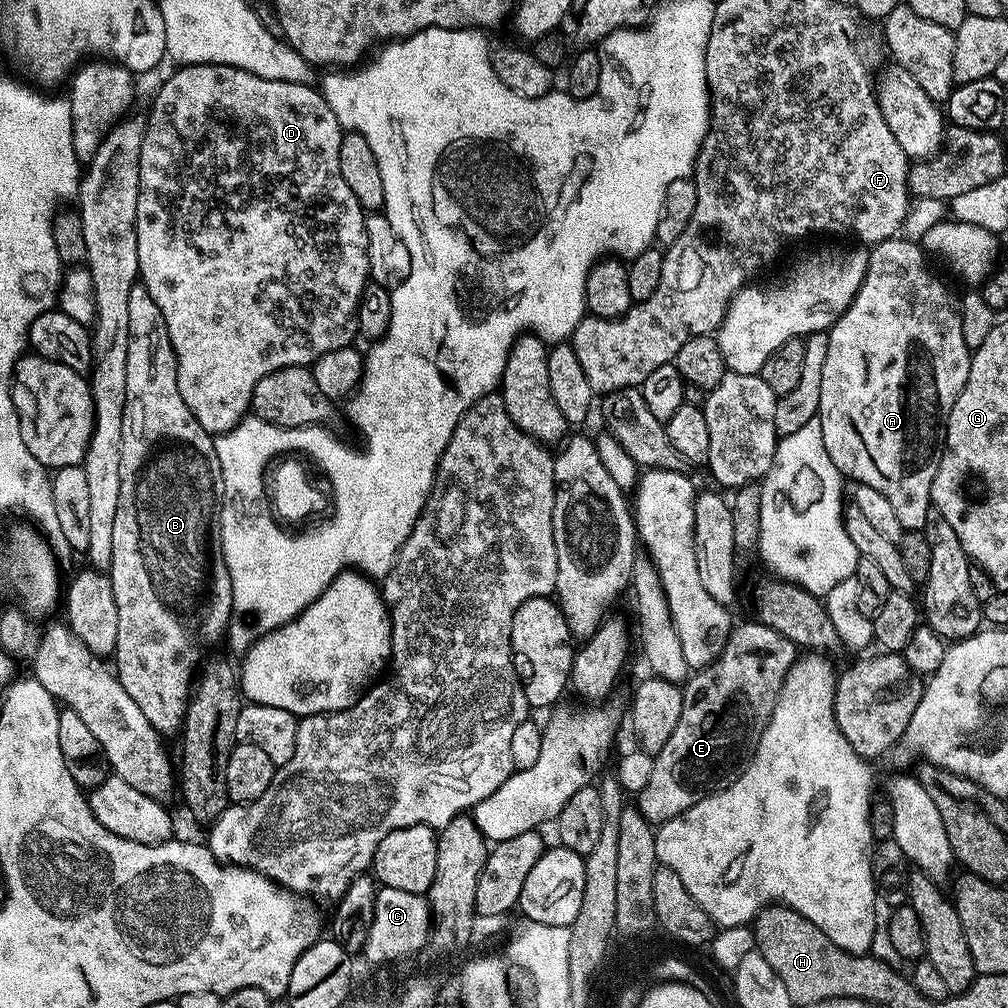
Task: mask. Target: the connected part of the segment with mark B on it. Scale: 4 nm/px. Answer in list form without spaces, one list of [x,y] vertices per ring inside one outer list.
[[[139,282],[130,290],[130,354],[126,354],[126,404],[125,414],[122,418],[121,470],[122,491],[118,497],[118,515],[114,518],[114,554],[110,569],[114,601],[117,602],[118,608],[114,673],[122,686],[126,688],[126,694],[130,694],[130,698],[134,698],[134,702],[138,702],[142,714],[146,714],[148,720],[180,722],[184,719],[184,711],[188,709],[190,689],[194,683],[194,677],[201,667],[202,657],[205,655],[203,652],[211,644],[225,639],[232,616],[232,583],[230,574],[226,570],[226,562],[218,535],[218,509],[222,503],[224,483],[213,433],[202,430],[202,426],[198,426],[198,418],[194,418],[194,414],[190,414],[190,406],[186,406],[186,402],[182,402],[182,394],[178,390],[176,355],[174,346],[170,342],[170,334],[166,330],[166,318],[162,318],[162,310],[158,310],[154,298],[150,298],[150,290],[146,290],[146,286]]]

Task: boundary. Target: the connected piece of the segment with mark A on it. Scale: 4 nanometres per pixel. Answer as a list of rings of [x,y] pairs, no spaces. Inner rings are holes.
[[[903,238],[883,240],[881,244],[875,245],[868,252],[868,269],[858,294],[852,299],[851,306],[827,331],[826,366],[822,366],[822,394],[818,413],[822,426],[822,442],[826,442],[826,454],[830,454],[834,466],[838,466],[840,473],[849,481],[874,486],[878,494],[884,495],[890,502],[890,506],[894,506],[894,511],[898,514],[898,522],[902,522],[905,530],[923,529],[930,519],[932,483],[934,474],[938,474],[940,459],[944,453],[944,435],[948,425],[948,415],[962,386],[966,386],[966,378],[970,374],[972,361],[970,350],[966,346],[966,338],[962,338],[962,322],[957,305],[954,300],[952,304],[952,296],[948,293],[947,286],[928,269],[927,259],[929,260],[929,257],[919,243]]]

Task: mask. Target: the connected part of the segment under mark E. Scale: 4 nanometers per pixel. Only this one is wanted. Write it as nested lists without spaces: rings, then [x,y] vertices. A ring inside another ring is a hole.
[[[759,622],[737,623],[728,635],[720,657],[713,664],[708,664],[689,675],[682,688],[682,718],[678,718],[678,726],[674,726],[674,734],[670,734],[666,746],[662,746],[662,750],[655,753],[650,782],[646,782],[644,789],[638,793],[640,813],[653,826],[665,824],[670,818],[681,816],[683,812],[690,810],[690,806],[702,802],[702,798],[720,792],[727,784],[732,784],[739,778],[756,752],[758,742],[772,717],[776,701],[780,698],[786,674],[797,658],[798,645],[790,638],[778,635],[770,626]]]

